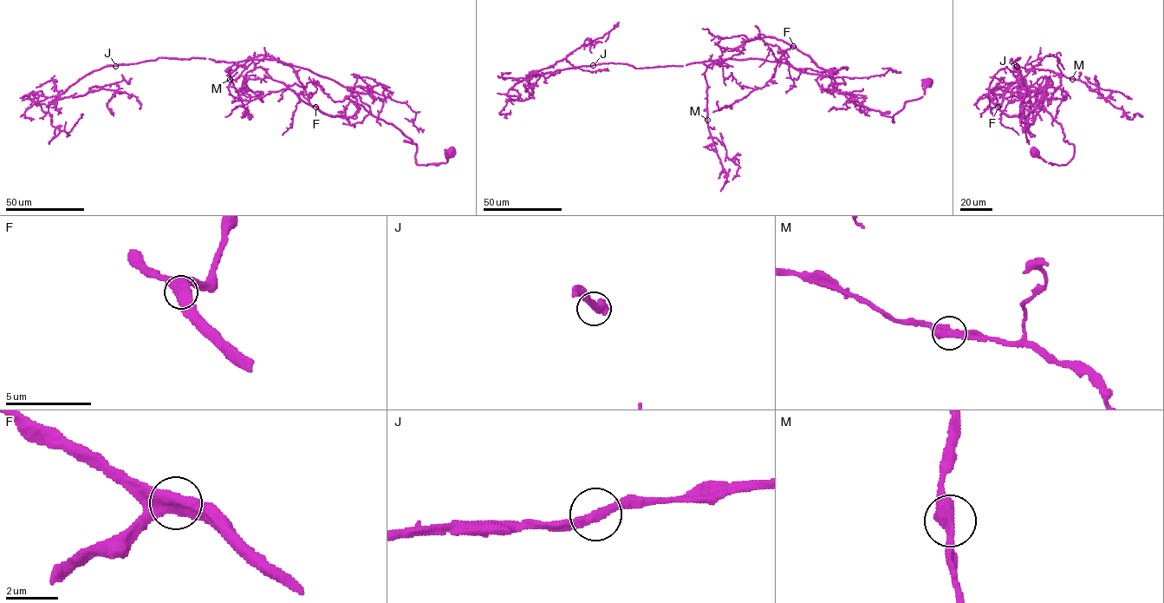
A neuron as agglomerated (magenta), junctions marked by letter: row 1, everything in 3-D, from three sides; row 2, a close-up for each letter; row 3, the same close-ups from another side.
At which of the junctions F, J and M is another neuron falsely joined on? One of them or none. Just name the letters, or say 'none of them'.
none of them

